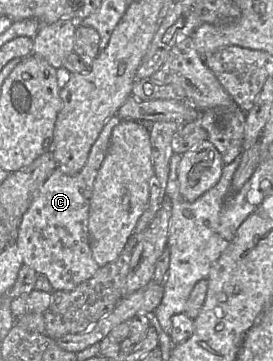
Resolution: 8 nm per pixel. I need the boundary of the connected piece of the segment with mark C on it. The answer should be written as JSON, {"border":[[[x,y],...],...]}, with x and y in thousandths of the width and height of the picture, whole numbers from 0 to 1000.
{"border":[[[421,319],[385,341],[333,407],[315,454],[282,482],[245,485],[205,465],[81,604],[59,679],[84,731],[168,765],[198,806],[264,806],[341,767],[363,745],[326,676],[330,551],[348,493],[399,407],[410,360],[443,335]]]}

